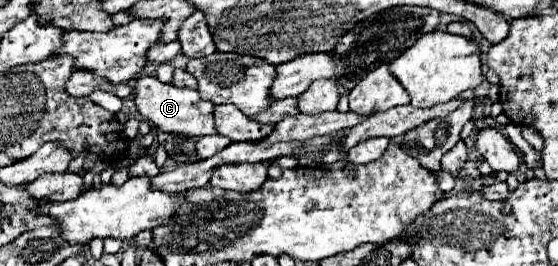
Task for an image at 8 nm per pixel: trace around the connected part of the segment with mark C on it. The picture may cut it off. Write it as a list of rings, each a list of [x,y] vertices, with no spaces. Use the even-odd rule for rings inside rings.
[[[141,76],[135,82],[135,104],[137,104],[137,110],[163,132],[187,134],[195,138],[217,134],[215,122],[213,122],[215,104],[201,100],[197,90],[177,88],[173,84],[163,84],[153,76]]]

